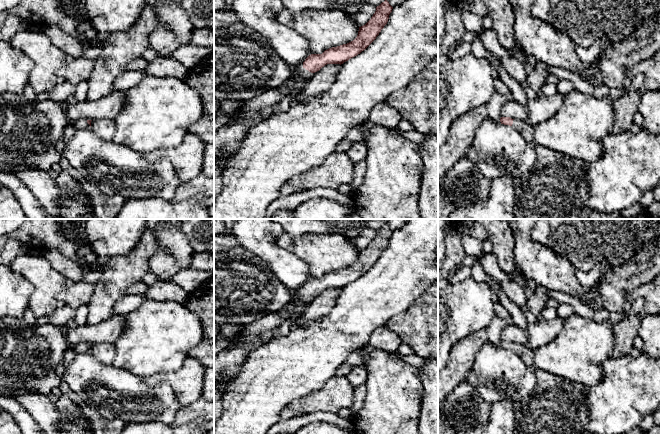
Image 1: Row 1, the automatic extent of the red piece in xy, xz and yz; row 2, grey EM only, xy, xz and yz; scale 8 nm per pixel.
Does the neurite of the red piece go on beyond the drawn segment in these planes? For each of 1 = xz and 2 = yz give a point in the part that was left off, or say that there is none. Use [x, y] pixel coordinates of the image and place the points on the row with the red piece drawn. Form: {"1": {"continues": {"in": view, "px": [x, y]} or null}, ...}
{"1": {"continues": {"in": "xz", "px": [306, 74]}}, "2": {"continues": {"in": "yz", "px": [556, 187]}}}

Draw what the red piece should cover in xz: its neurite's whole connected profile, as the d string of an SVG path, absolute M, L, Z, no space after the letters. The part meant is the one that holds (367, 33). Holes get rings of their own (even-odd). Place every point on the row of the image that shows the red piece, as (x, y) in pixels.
M385 0L376 7L376 11L371 19L365 25L359 27L358 35L353 41L329 48L322 54L309 55L300 69L300 73L306 79L307 83L311 80L313 74L325 65L341 65L364 51L387 24L392 9L393 7Z

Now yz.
M501 117L501 124L515 128L536 151L536 164L521 178L515 187L516 219L589 219L591 210L584 200L589 196L585 162L537 145L533 142L534 126L526 121Z

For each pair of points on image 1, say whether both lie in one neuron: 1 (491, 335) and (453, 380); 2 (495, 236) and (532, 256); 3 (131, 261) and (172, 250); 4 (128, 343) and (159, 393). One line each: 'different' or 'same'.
1: same
2: different
3: different
4: different

